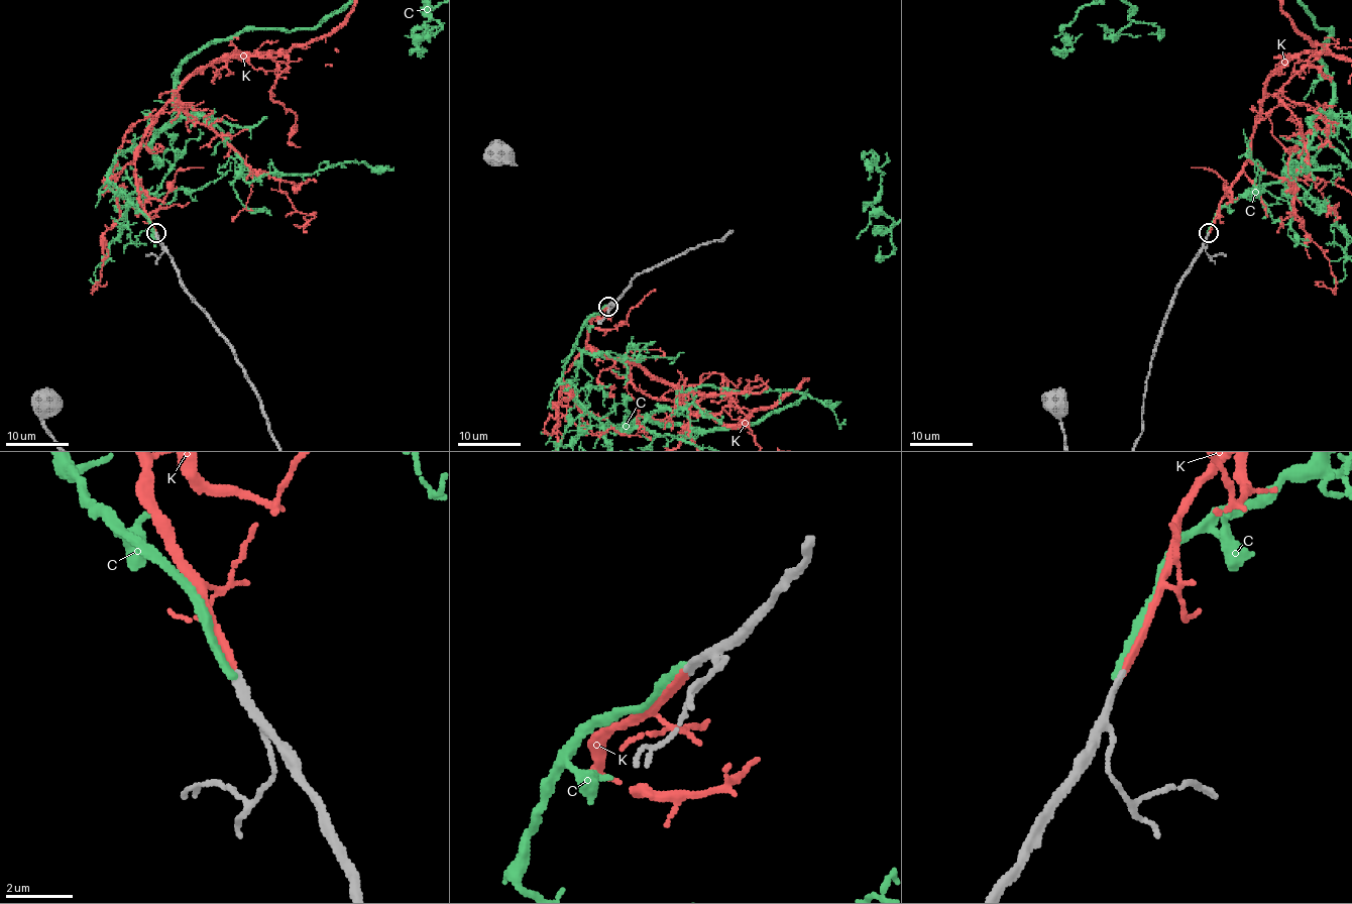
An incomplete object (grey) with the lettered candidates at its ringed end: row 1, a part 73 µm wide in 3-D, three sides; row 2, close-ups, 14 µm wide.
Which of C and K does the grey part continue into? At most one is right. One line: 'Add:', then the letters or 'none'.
Add: K

